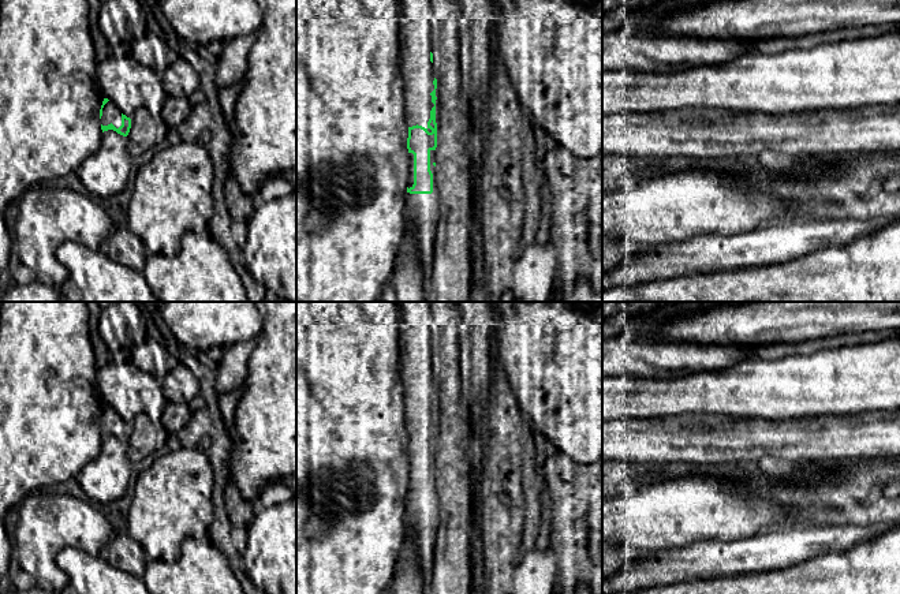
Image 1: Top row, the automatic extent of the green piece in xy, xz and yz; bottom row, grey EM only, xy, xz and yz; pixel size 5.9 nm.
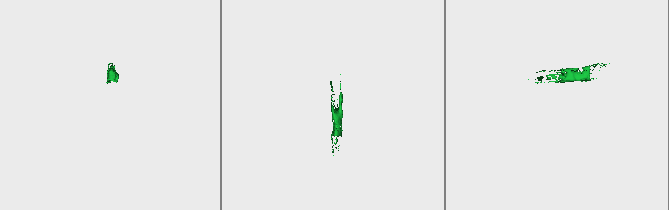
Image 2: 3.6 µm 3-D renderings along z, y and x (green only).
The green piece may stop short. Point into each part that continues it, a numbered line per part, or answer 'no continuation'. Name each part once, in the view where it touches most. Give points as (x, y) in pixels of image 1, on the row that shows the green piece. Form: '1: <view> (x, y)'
1: xz (417, 70)
2: xz (421, 210)

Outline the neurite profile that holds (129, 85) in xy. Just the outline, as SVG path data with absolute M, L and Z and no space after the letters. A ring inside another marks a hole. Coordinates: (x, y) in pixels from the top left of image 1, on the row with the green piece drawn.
M111 55L100 61L96 81L104 98L112 101L127 117L132 119L138 108L146 108L156 119L161 117L168 97L161 76L130 55Z

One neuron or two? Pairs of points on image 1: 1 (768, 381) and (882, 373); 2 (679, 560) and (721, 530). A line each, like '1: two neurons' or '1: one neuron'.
1: one neuron
2: two neurons

